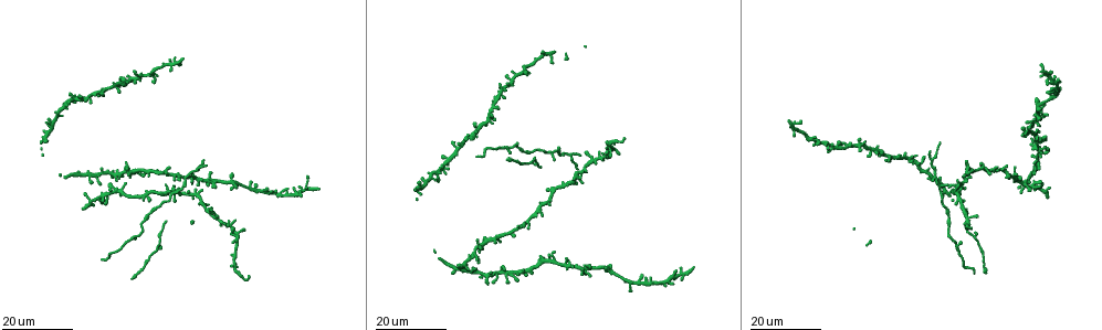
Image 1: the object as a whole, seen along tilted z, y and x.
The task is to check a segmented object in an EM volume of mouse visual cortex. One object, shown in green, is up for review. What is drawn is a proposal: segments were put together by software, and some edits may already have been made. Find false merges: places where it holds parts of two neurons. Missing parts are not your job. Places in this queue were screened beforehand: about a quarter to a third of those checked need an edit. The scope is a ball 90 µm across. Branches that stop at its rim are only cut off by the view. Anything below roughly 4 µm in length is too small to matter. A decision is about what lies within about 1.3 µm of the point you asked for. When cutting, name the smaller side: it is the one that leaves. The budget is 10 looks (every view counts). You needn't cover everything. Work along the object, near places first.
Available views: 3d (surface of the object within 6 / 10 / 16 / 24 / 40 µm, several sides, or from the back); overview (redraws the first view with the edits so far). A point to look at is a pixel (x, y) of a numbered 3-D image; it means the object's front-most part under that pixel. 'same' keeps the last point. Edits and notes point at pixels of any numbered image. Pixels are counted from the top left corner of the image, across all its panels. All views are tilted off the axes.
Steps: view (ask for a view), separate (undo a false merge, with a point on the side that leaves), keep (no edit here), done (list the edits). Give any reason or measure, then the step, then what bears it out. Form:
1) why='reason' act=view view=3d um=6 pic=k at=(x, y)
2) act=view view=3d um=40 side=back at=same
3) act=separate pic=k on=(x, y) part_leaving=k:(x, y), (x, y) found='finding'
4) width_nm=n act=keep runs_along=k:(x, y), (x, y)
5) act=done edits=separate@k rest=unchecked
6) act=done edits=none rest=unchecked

why='three arms meet' act=view view=3d um=16 pic=1 at=(591, 160)

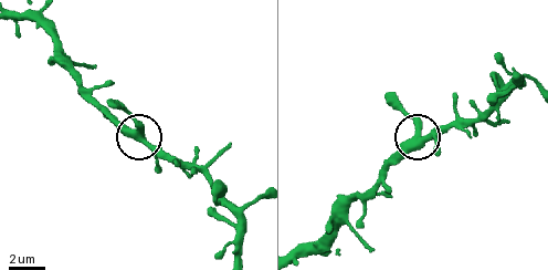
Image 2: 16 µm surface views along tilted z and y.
why='closer look' act=view view=3d um=6 pic=2 at=(420, 133)

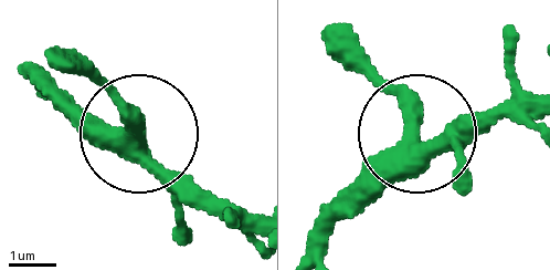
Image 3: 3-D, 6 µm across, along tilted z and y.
arms=3 act=keep runs_along=3:(311, 246), (420, 117), (351, 59) found='all the same neuron'

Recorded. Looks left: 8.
why='thick turns thin' act=view view=3d um=24 pic=1 at=(144, 226)

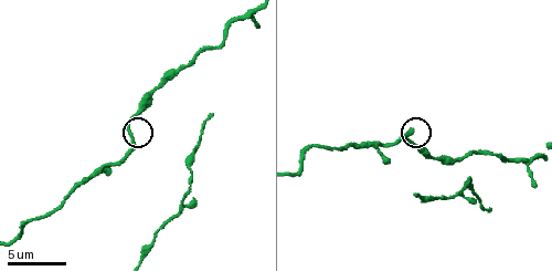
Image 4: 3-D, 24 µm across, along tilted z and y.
why='closer look' act=view view=3d um=10 pic=4 at=(130, 133)

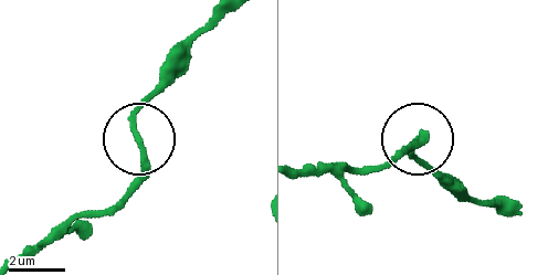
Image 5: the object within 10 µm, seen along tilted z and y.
act=keep runs_along=5:(214, 20), (138, 110), (144, 172), (132, 198) found='all the same neuron'

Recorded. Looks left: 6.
why='narrows sharply' act=view view=3d um=10 pic=4 at=(420, 195)

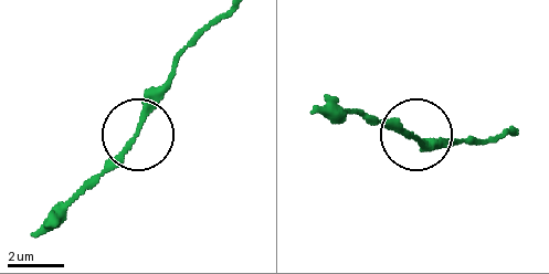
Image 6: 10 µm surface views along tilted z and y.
act=keep found='all the same neuron'

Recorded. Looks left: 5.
why='two arms in line, one across' act=view view=3d um=24 pic=1 at=(195, 168)

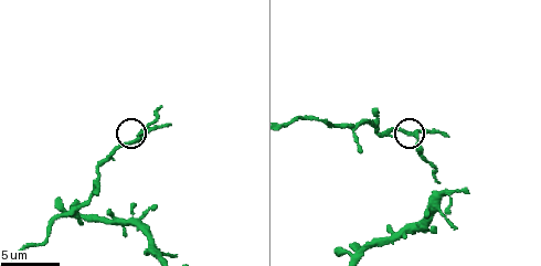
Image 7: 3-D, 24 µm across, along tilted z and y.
act=view view=3d um=6 pic=7 at=(411, 134)

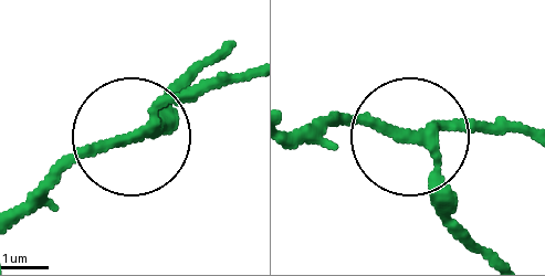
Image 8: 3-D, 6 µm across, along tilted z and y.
arms=3 act=keep found='one neuron here'

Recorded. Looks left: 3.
why='two arms in line, one across' act=view view=3d um=10 pic=7 at=(353, 128)

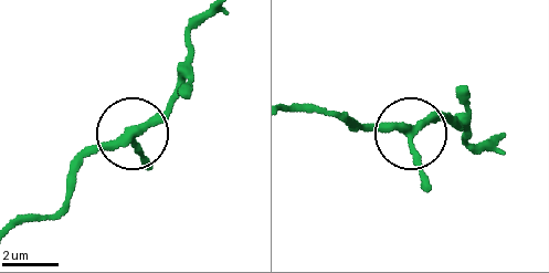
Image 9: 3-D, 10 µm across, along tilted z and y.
width_nm=250 act=keep found='all the same neuron'

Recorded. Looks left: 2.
act=done edits=none rest=unchecked

